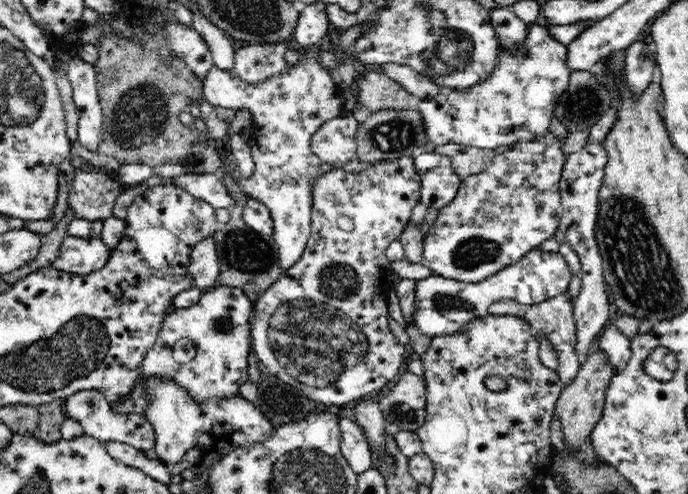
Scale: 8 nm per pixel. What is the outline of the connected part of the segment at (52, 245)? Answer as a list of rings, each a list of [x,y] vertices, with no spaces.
[[[70,219],[62,220],[62,223],[59,223],[57,228],[52,229],[50,234],[44,236],[39,254],[35,260],[28,262],[19,270],[14,270],[4,275],[3,280],[9,285],[13,285],[18,278],[29,276],[31,273],[37,272],[40,268],[45,268],[54,263],[60,253],[62,242],[69,236],[67,229],[70,221]]]

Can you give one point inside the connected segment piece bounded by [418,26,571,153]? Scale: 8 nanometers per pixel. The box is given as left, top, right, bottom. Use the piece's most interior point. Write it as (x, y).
(516, 103)

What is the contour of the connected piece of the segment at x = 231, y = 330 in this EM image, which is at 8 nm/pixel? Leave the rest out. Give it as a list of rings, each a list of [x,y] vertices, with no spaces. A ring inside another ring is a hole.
[[[216,284],[205,290],[195,306],[173,309],[162,321],[156,344],[145,354],[136,390],[120,406],[111,406],[113,411],[143,415],[145,394],[143,394],[142,379],[146,377],[172,378],[198,401],[234,395],[249,378],[248,353],[253,347],[250,324],[252,312],[253,303],[242,289],[222,284]],[[182,338],[190,338],[196,344],[194,358],[190,358],[188,362],[178,362],[178,358],[174,356],[180,352],[190,356],[188,346],[178,344]]]

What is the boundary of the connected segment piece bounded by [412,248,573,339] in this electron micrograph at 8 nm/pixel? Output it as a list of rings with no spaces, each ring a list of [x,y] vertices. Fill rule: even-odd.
[[[541,248],[522,256],[522,260],[489,276],[480,283],[467,283],[444,276],[430,275],[417,280],[415,284],[415,309],[413,324],[422,334],[431,339],[444,333],[454,333],[465,322],[478,315],[490,313],[492,304],[501,301],[516,301],[522,305],[538,305],[542,302],[563,296],[567,293],[568,283],[573,273],[567,261],[559,252],[544,252]]]

